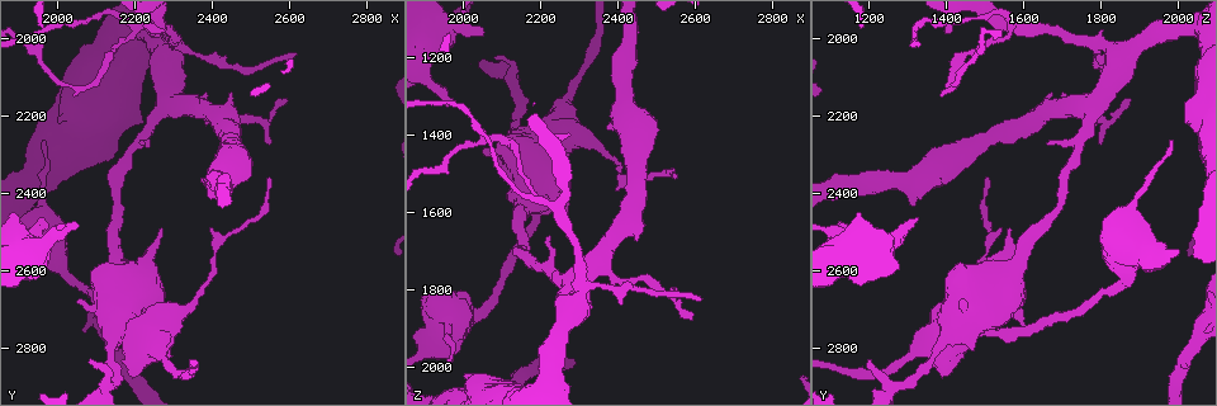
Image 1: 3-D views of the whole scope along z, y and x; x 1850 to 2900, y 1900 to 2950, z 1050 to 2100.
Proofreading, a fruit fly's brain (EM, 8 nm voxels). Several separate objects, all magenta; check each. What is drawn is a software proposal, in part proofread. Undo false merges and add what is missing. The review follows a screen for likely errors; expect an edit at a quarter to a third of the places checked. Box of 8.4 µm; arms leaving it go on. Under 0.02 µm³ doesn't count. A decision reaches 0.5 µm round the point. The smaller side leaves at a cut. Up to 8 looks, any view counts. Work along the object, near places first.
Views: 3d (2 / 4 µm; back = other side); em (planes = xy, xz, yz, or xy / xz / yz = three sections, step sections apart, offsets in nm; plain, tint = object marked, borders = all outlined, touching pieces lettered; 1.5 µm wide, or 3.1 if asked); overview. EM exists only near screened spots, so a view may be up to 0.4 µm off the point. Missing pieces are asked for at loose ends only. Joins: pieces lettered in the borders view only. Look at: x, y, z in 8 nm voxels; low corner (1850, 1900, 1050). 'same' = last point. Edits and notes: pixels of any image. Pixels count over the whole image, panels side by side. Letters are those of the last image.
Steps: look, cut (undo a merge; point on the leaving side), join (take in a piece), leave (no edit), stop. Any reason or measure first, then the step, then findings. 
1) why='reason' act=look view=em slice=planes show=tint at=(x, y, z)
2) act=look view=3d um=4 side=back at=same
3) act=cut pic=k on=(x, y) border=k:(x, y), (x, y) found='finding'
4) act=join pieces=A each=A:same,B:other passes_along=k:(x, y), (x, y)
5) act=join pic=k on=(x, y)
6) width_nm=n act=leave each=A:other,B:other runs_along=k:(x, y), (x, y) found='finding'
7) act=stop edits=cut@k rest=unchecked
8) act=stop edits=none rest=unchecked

why='an open end' act=look view=em slice=planes show=borders at=(2075, 2830, 1195)

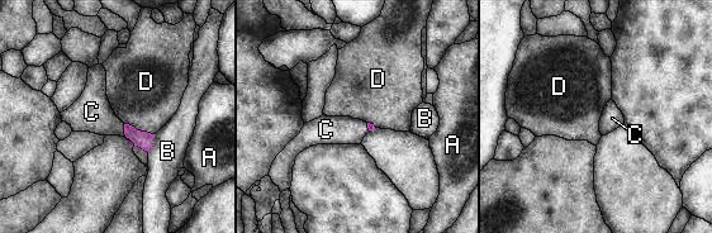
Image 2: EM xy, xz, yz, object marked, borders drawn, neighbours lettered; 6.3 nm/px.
act=join pieces=C each=A:other,B:other,C:same,D:other passes_along=2:(142, 139), (124, 133), (91, 112) found='it goes on there'

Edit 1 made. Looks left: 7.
why='branch stops here' act=look view=em slice=planes show=borders at=(1955, 2470, 1330)

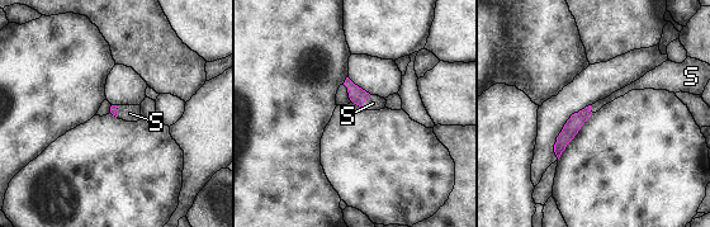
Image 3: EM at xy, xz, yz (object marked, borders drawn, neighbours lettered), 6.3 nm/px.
act=join pieces=S each=S:same passes_along=3:(358, 95), (364, 100), (373, 103) found='it goes on there'

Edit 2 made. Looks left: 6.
why='four-way junction' act=look view=3d um=2 at=(2240, 1975, 1580)

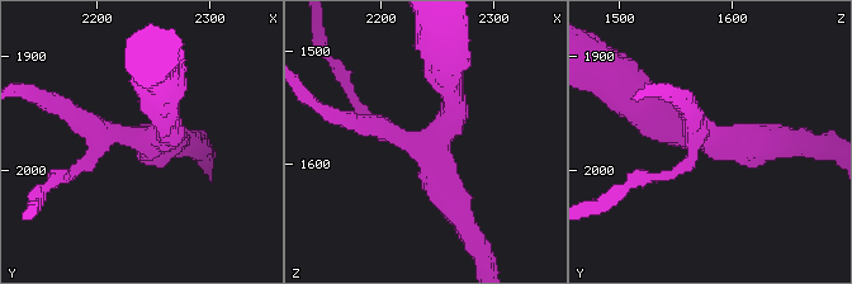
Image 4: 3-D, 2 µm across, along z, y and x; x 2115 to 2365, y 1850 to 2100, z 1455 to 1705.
arms=4 act=look view=em slice=xy step=8 show=tint at=(2244, 1974, 1588)

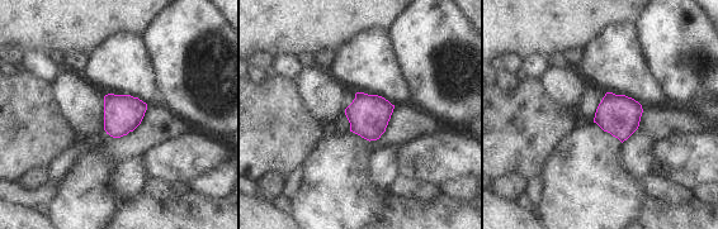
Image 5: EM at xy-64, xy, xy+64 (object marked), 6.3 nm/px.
act=look view=em slice=planes show=borders at=same

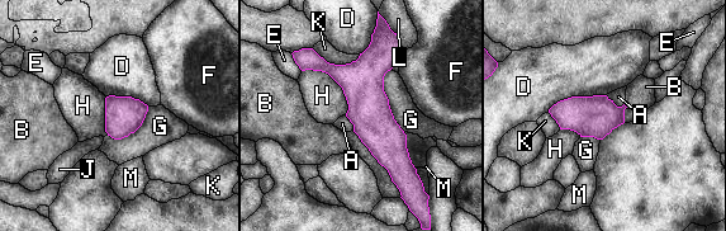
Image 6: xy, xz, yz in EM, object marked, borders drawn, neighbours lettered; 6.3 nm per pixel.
width_nm=240 act=leave each=A:other,B:other,D:other,E:other,F:other,G:other,H:other,J:other,K:other,L:other,M:other border=6:(302, 70), (324, 71), (347, 112) found='continuous, no second neuron'

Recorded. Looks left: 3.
act=stop edits=join@2,join@3 rest=unchecked

